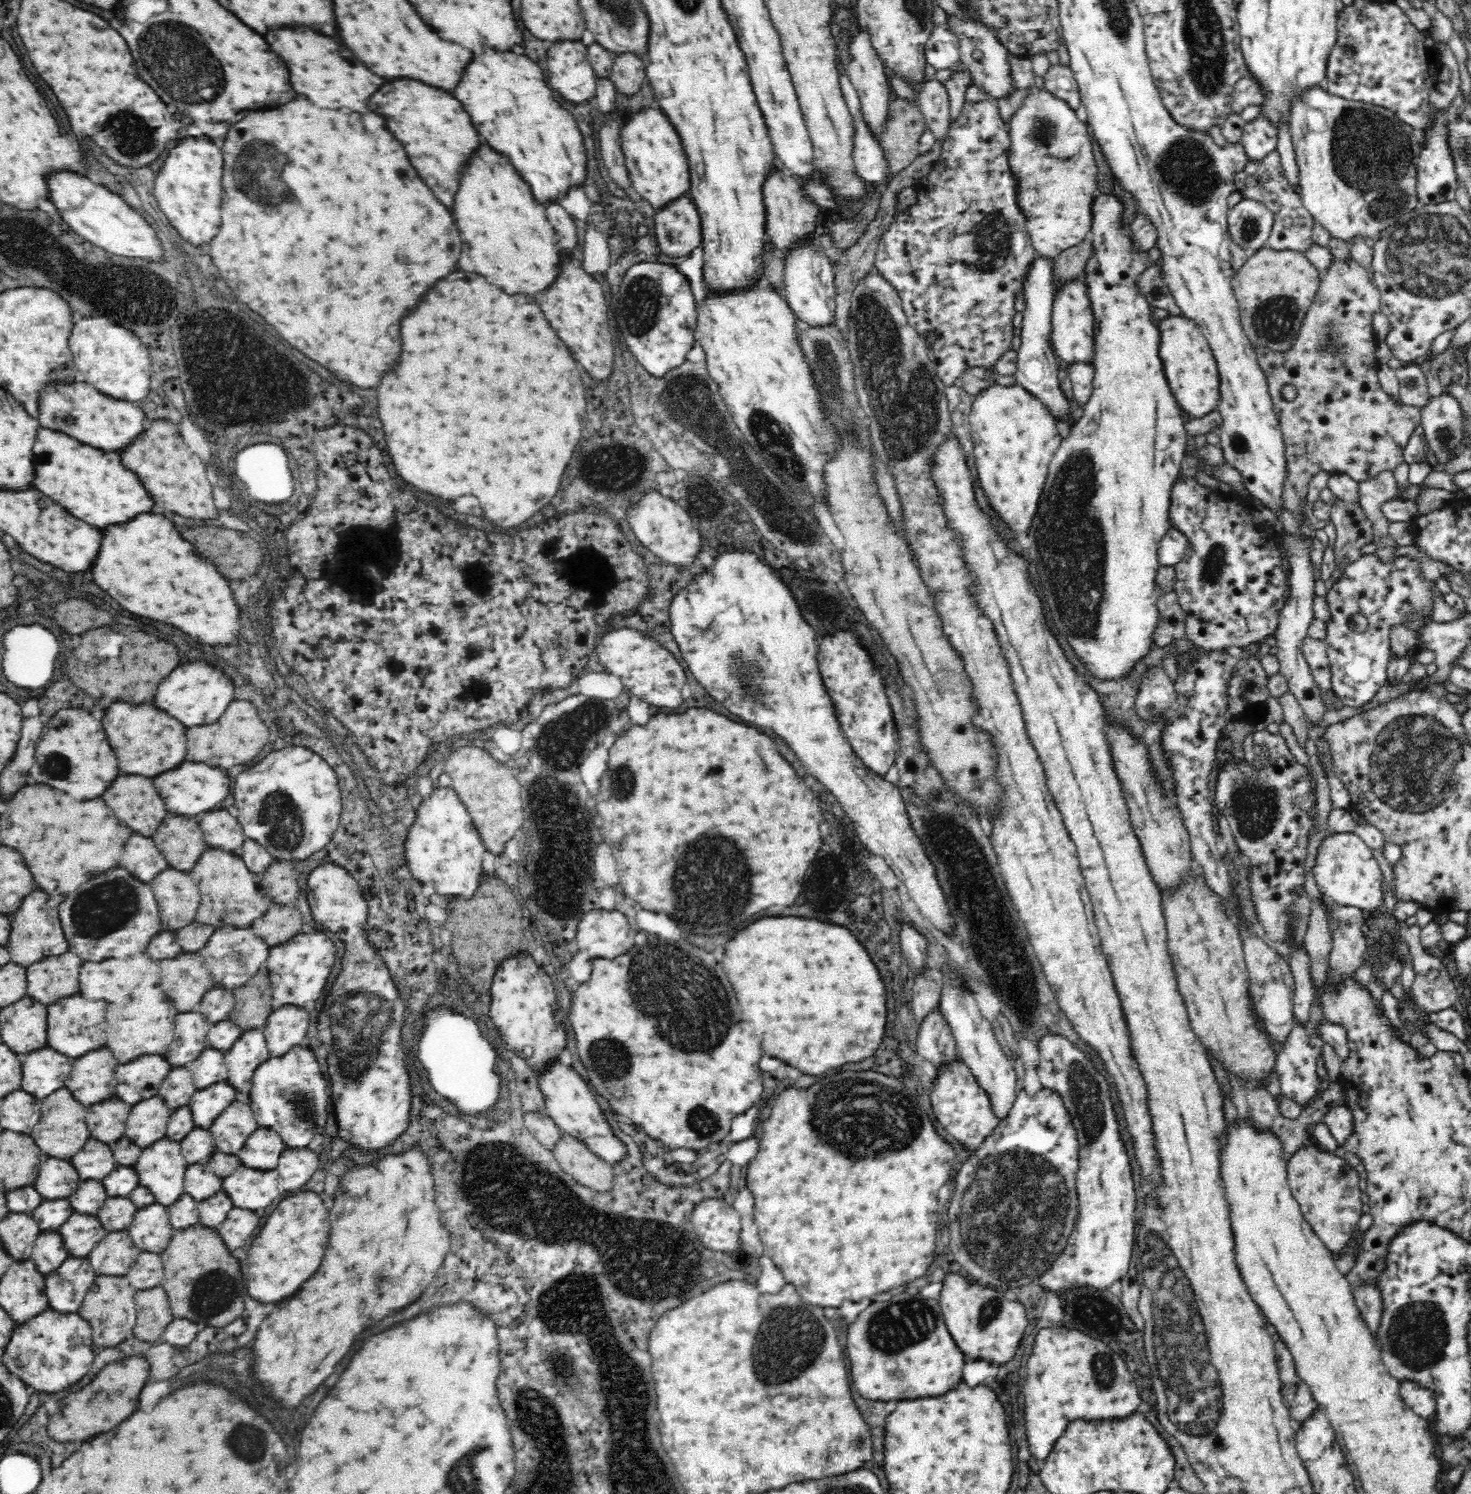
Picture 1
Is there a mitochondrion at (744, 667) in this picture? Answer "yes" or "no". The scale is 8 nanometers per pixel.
yes

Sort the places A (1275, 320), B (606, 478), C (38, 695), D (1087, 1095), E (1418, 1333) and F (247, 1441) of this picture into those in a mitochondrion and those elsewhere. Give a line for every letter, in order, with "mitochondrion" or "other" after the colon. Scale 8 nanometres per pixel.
A: mitochondrion
B: mitochondrion
C: other
D: mitochondrion
E: mitochondrion
F: mitochondrion

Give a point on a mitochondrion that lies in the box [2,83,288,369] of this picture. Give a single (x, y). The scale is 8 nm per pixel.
(130, 136)

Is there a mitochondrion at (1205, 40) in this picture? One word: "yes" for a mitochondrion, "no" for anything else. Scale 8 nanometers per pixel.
yes

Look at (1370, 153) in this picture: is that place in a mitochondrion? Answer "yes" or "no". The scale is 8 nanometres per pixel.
yes

